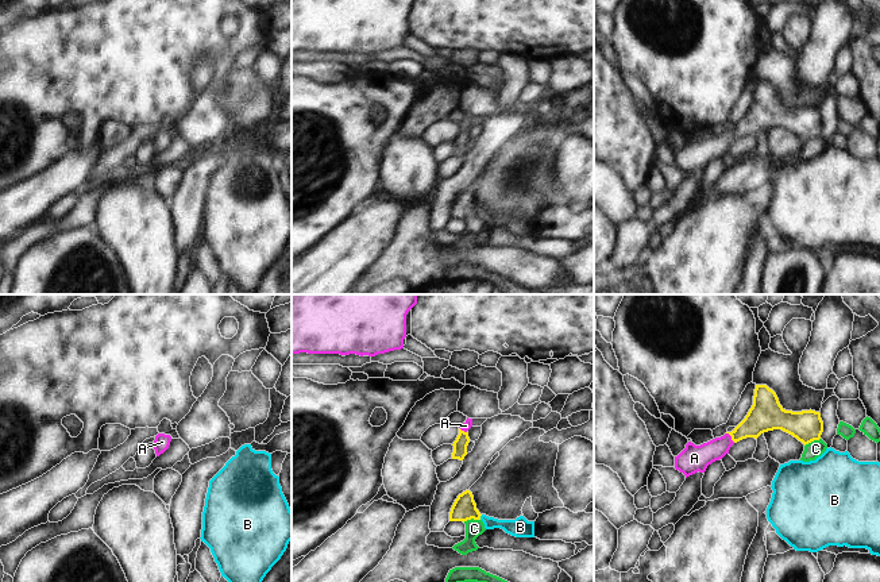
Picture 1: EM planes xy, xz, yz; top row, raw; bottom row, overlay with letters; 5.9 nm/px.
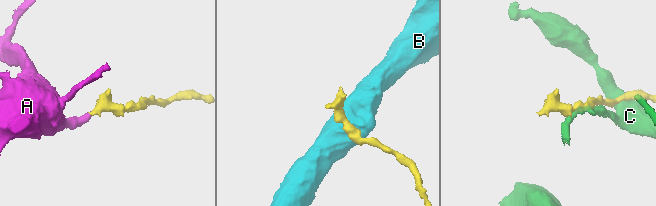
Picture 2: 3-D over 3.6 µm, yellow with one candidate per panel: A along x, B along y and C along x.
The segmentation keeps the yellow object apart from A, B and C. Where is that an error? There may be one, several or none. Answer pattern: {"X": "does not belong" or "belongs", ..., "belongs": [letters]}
{"A": "belongs", "B": "does not belong", "C": "does not belong", "belongs": ["A"]}

